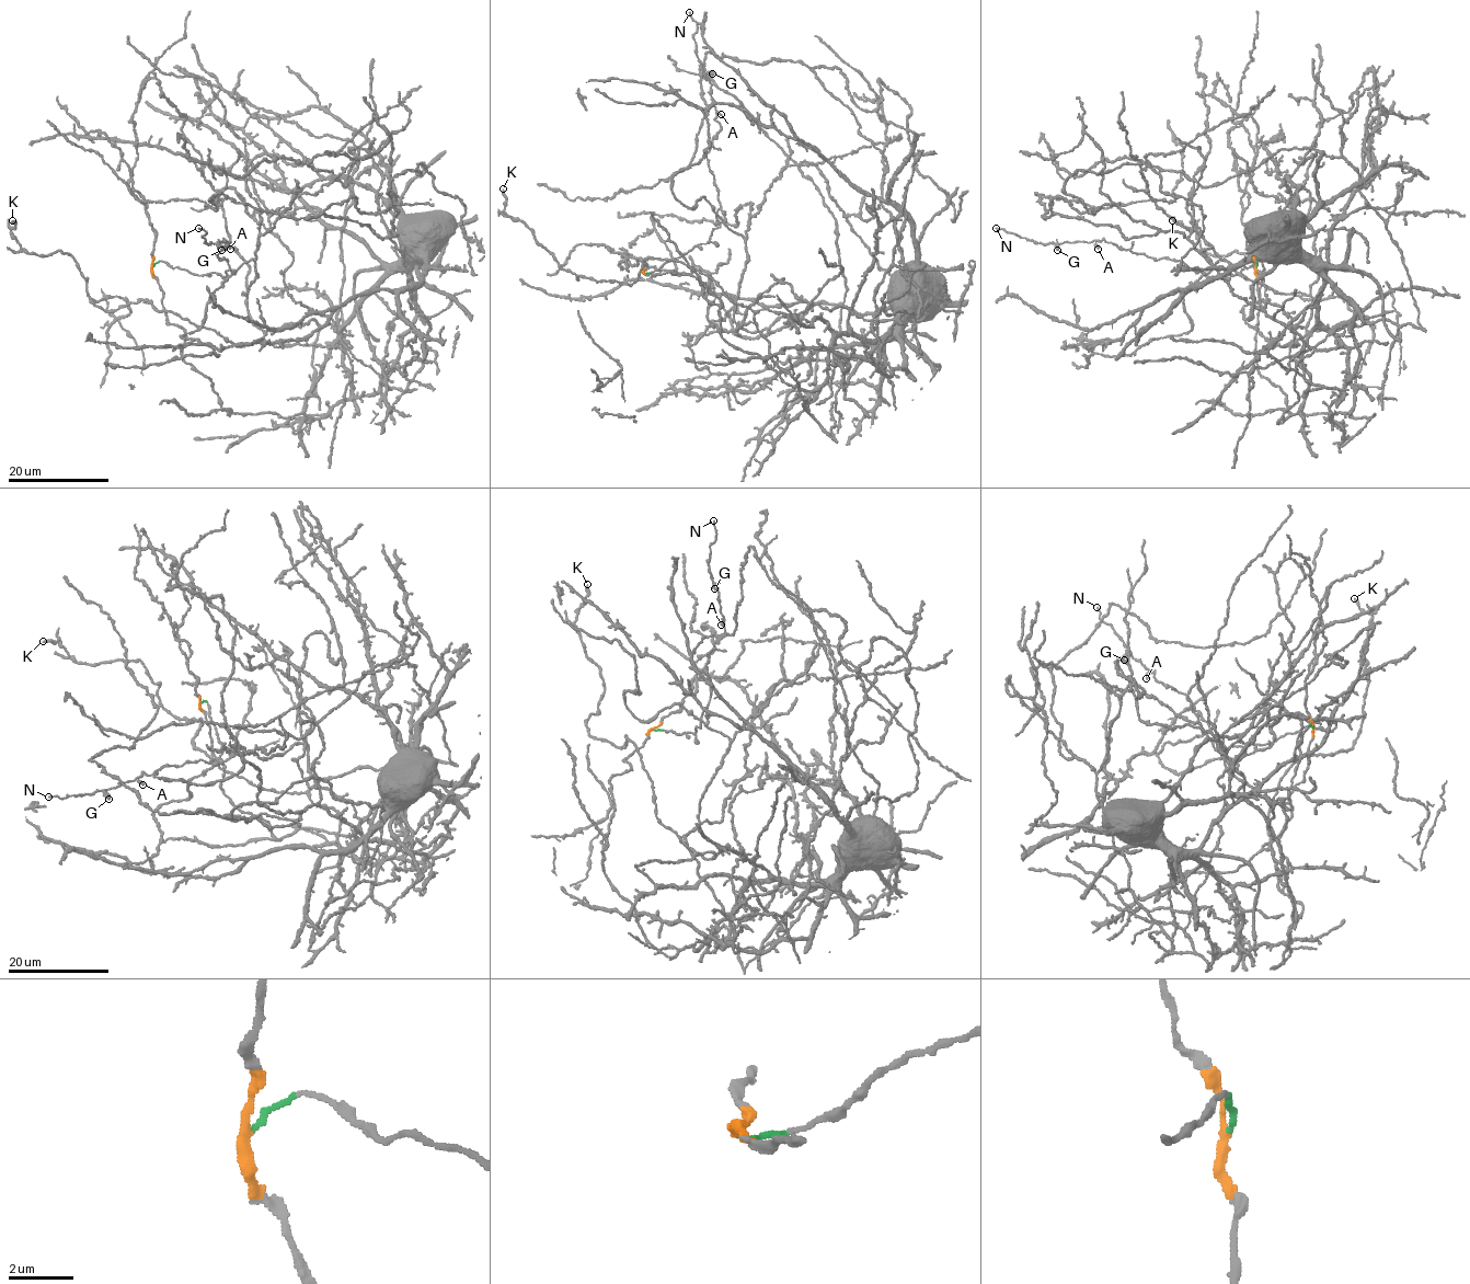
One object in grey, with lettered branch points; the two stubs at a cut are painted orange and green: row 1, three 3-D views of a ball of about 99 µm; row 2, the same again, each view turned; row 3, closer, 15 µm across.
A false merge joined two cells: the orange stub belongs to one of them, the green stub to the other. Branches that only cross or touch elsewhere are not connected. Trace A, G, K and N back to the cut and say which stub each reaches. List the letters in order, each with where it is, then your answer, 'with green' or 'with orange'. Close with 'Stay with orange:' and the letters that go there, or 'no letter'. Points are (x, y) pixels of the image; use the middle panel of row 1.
A: place (721, 114); with green
G: place (712, 73); with green
K: place (503, 188); with orange
N: place (689, 12); with green
Stay with orange: K

